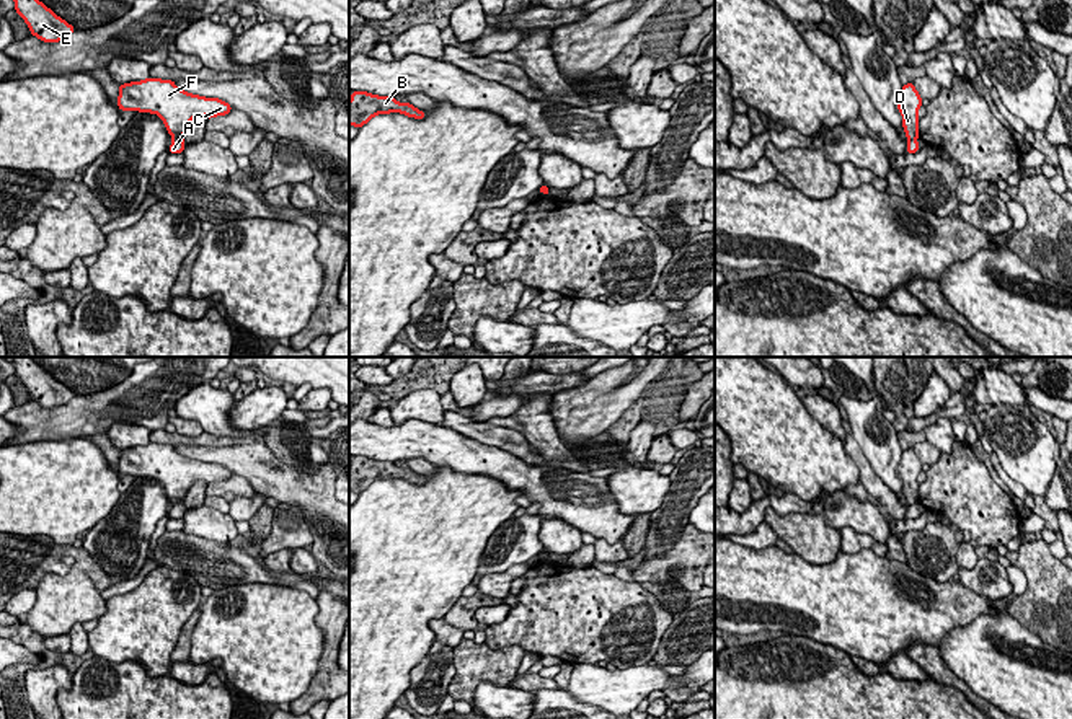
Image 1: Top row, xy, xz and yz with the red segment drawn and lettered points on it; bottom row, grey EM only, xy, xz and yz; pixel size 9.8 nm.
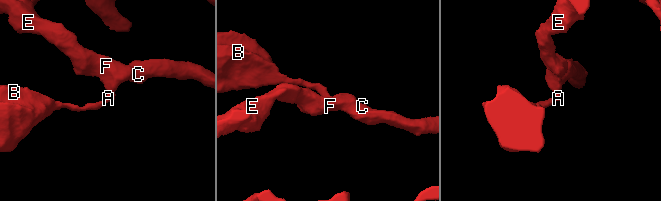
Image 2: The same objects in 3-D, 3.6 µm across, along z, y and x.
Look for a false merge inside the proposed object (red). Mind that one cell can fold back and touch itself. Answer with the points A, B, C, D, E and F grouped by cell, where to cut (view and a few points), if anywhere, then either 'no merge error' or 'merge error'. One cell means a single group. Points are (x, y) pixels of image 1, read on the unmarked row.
A B / C D E F | xy (173, 502), (181, 504) | merge error

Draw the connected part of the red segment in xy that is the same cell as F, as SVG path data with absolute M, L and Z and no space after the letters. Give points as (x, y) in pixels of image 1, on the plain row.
M153 442L119 450L116 468L121 476L157 479L173 504L183 504L189 487L199 479L210 484L225 481L233 474L219 463L186 458L173 445Z

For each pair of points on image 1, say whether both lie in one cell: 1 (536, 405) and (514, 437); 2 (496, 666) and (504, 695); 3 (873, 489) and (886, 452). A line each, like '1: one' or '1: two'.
1: two
2: two
3: two

